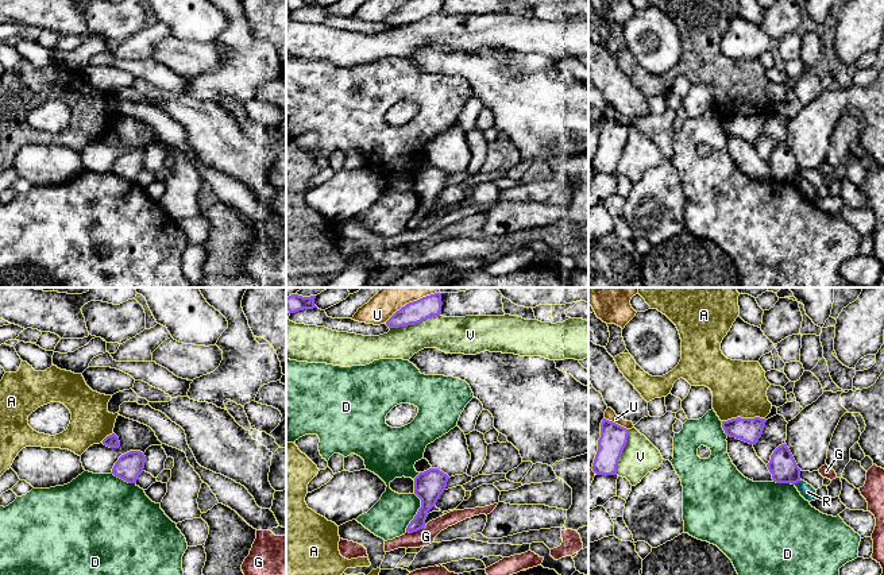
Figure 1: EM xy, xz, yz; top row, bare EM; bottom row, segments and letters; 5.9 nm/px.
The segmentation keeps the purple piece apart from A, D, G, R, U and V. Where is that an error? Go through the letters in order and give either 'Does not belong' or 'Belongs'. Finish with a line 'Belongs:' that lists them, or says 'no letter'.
A: Does not belong
D: Does not belong
G: Does not belong
R: Does not belong
U: Does not belong
V: Does not belong
Belongs: no letter

